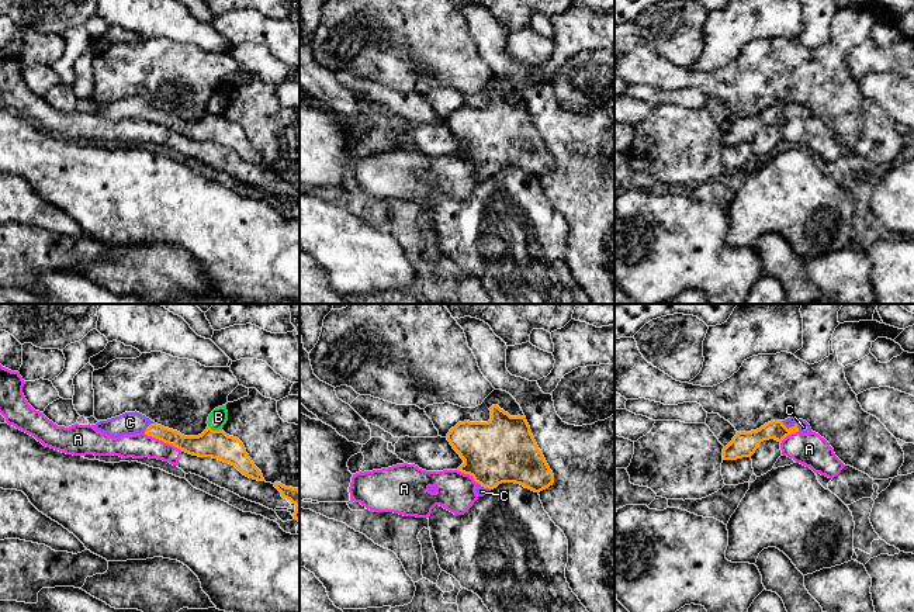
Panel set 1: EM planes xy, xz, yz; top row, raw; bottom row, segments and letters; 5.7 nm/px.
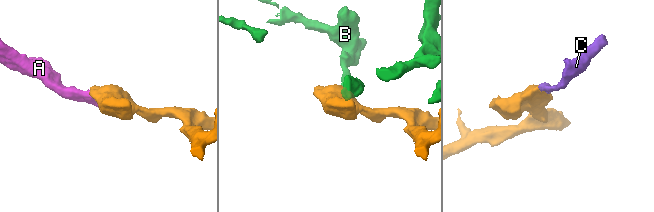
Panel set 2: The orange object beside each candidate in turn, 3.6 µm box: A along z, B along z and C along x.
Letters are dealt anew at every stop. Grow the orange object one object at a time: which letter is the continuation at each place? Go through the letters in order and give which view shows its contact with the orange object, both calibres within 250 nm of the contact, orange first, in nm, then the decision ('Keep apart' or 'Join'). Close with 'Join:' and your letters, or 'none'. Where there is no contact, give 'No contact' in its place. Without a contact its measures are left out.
A: Touches orange in xy. Thickness 140 nm (orange) against 140 nm. Keep apart
B: Touches orange in xy. Thickness 160 nm (orange) against 100 nm. Keep apart
C: Touches orange in yz. Thickness 110 nm (orange) against 70 nm. Join
Join: C

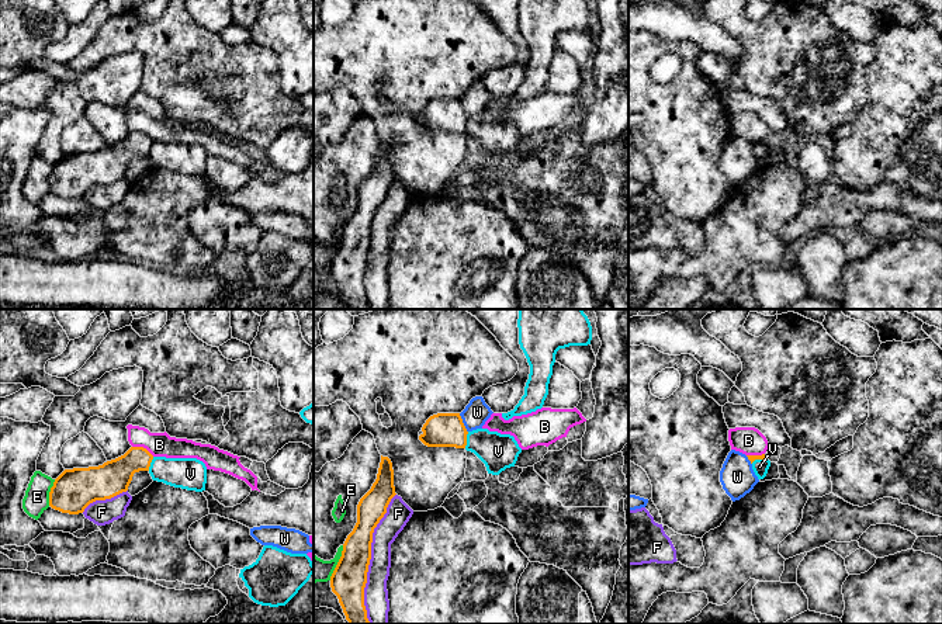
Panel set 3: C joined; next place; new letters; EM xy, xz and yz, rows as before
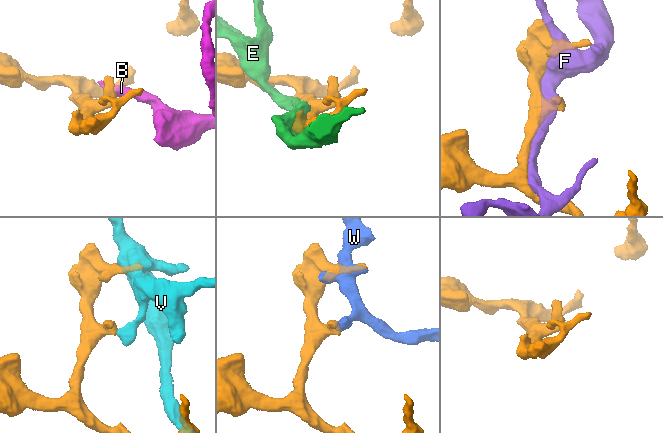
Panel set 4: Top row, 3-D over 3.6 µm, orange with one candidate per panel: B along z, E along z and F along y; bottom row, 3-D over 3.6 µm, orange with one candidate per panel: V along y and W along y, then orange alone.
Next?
B: Touches orange in xy. Thickness 200 nm (orange) against 140 nm. Keep apart
E: Touches orange in xz. Thickness 200 nm (orange) against 150 nm. Keep apart
F: Touches orange in xz. Thickness 200 nm (orange) against 140 nm. Keep apart
V: Touches orange in xz. Thickness 190 nm (orange) against 220 nm. Keep apart
W: Touches orange in xz. Thickness 190 nm (orange) against 150 nm. Keep apart
Join: none

